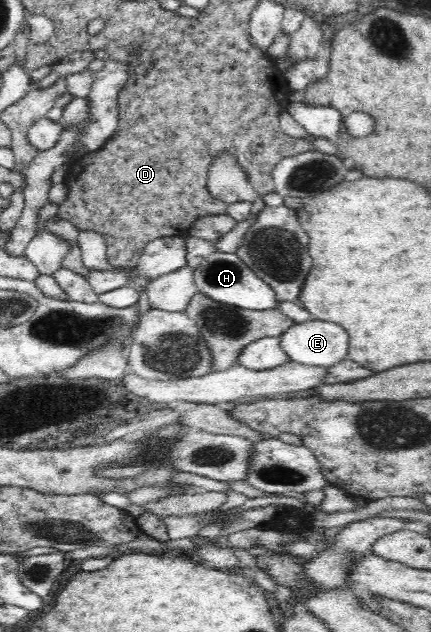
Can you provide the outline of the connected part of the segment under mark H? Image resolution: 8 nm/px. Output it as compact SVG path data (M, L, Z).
M211 253L194 269L194 282L202 293L214 301L250 310L274 309L276 294L274 289L266 283L254 270L250 269L235 253Z

